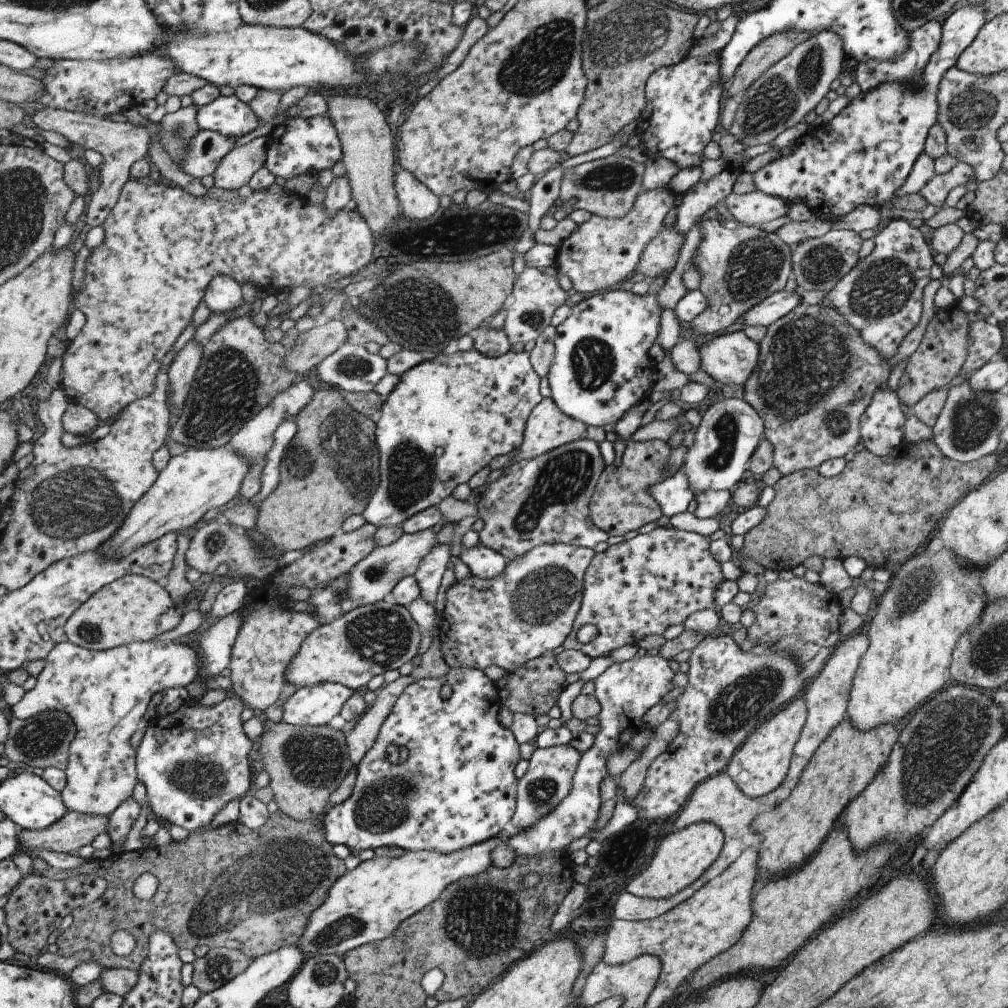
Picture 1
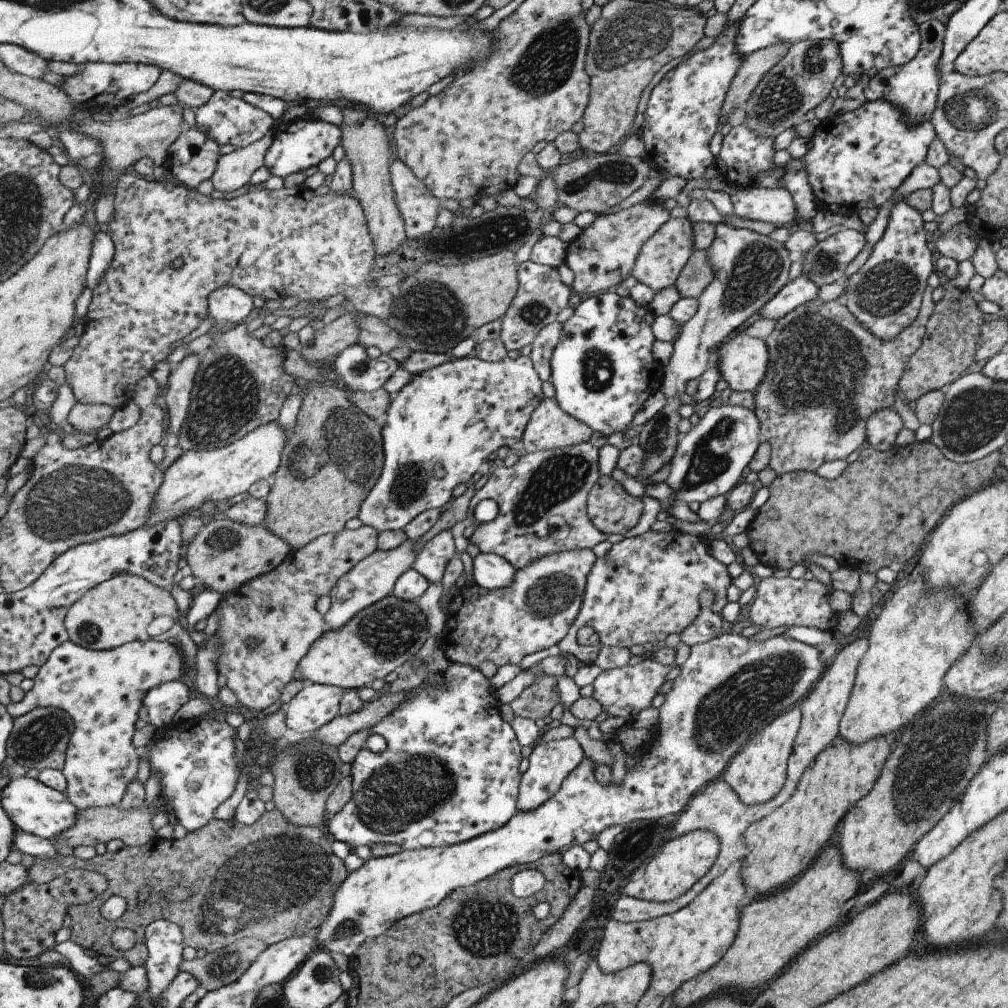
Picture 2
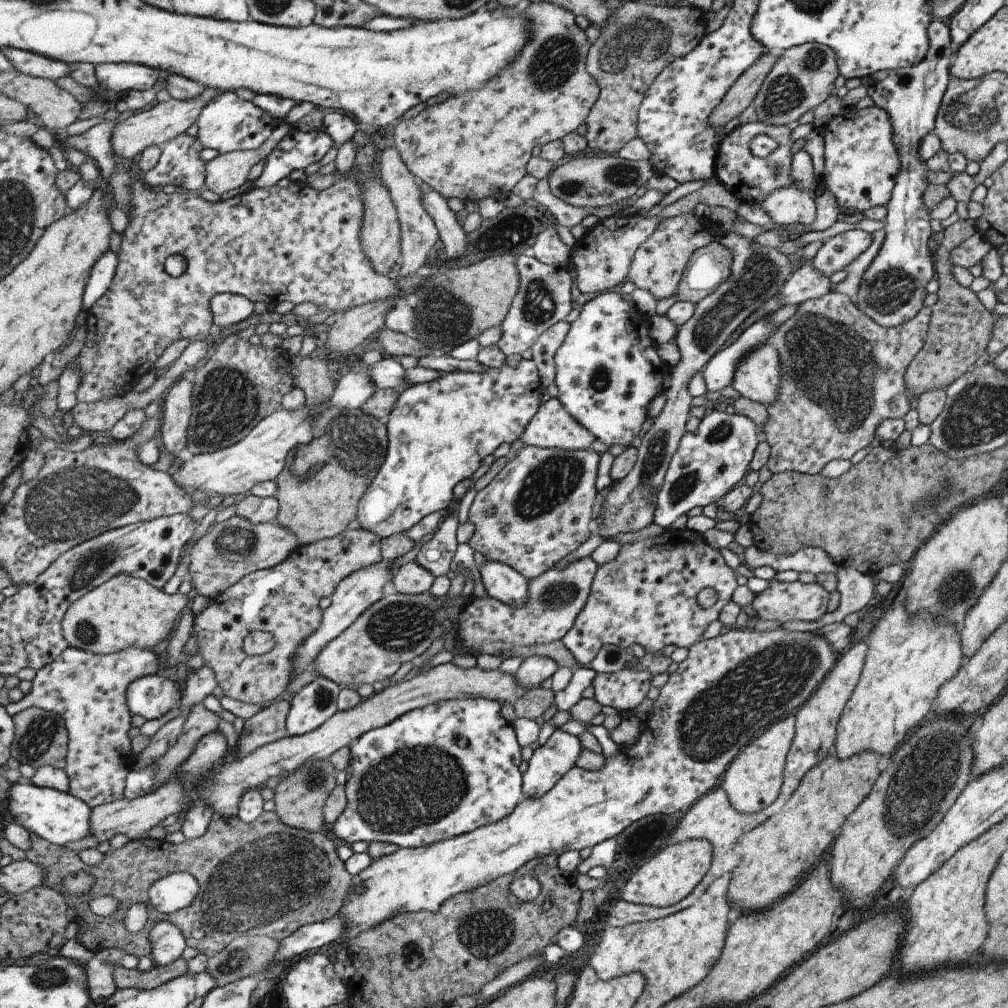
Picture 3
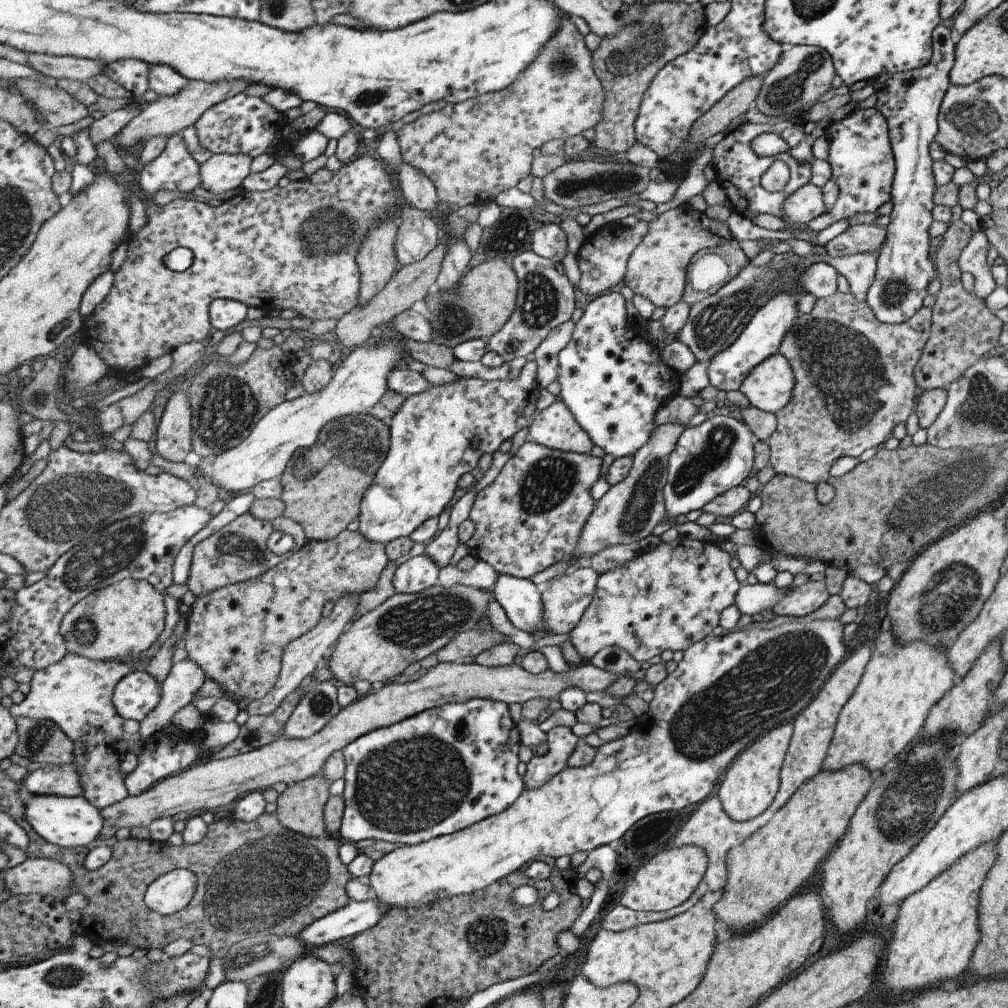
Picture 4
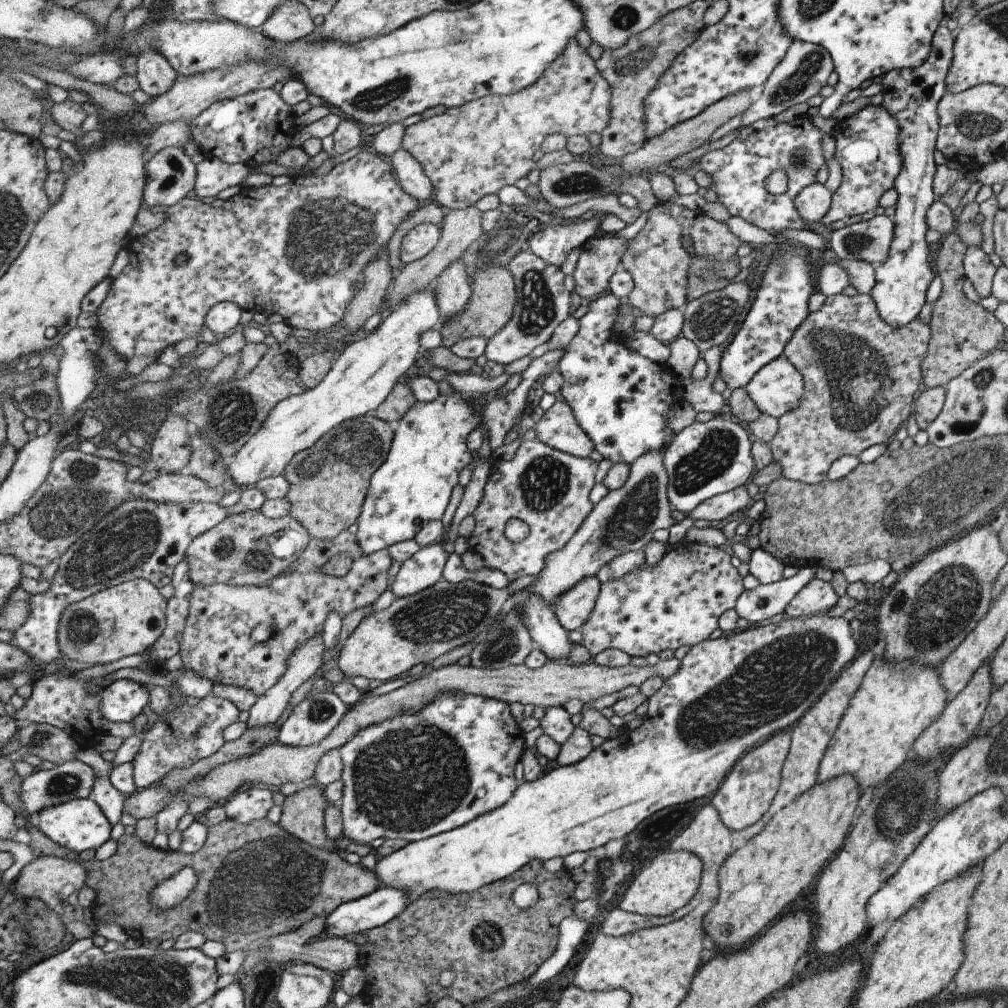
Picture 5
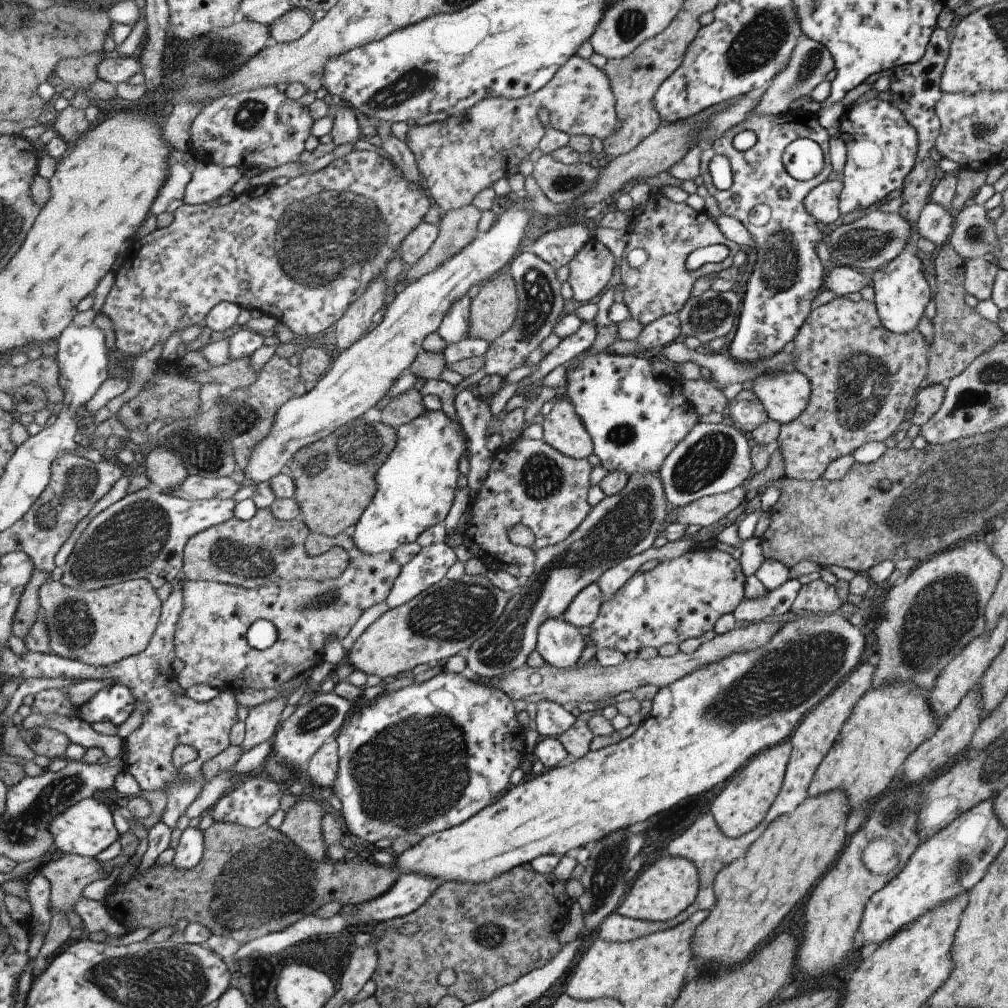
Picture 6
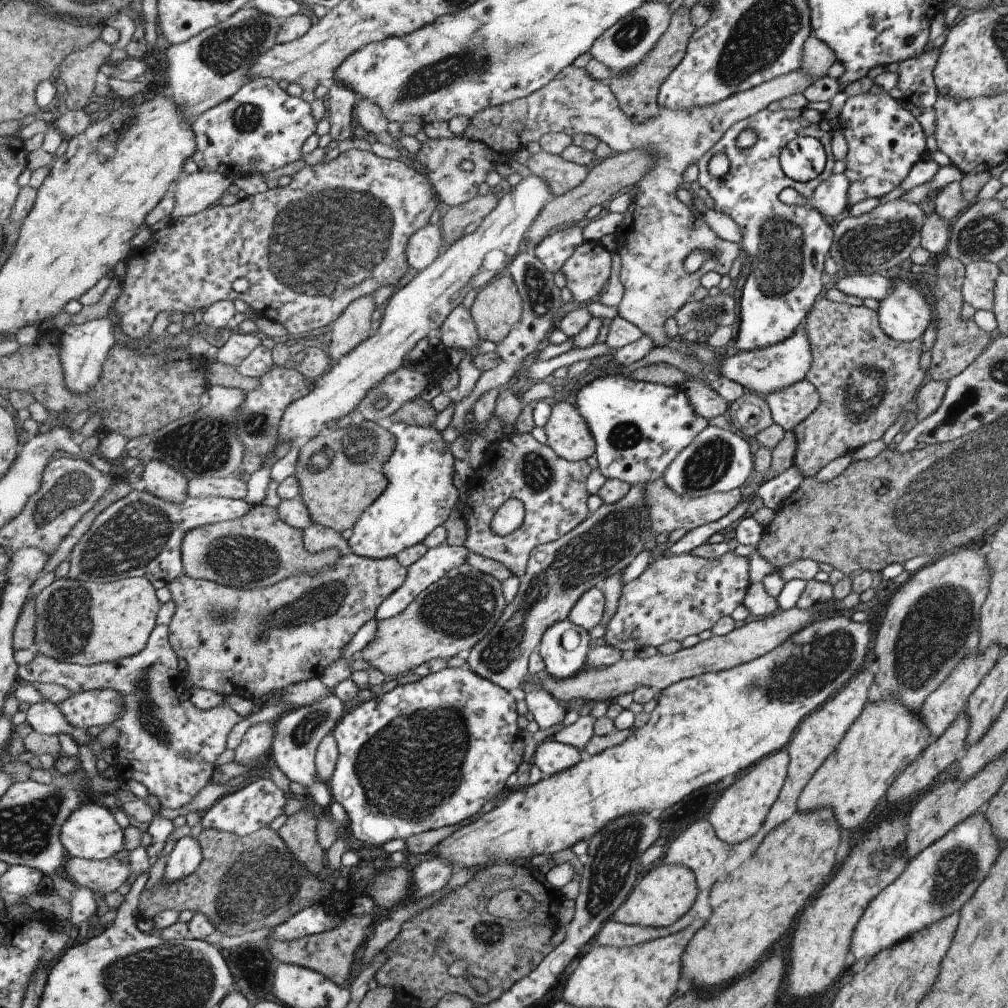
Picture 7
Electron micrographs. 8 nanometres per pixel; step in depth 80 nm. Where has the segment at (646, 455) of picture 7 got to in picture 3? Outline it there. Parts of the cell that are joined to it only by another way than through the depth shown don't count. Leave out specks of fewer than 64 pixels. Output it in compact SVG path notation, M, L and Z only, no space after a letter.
M607 291L584 302L575 320L568 323L564 341L553 355L555 398L595 439L608 447L613 444L631 447L644 421L648 402L655 395L661 397L662 378L668 370L667 364L657 356L655 344L649 336L649 317L637 313L619 294Z

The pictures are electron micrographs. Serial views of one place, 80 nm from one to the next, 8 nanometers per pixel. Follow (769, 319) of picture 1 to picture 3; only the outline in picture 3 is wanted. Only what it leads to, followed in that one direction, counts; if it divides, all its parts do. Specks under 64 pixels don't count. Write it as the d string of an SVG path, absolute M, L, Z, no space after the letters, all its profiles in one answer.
M809 263L792 272L778 293L779 304L798 305L809 299L816 299L830 292L832 284L826 276L817 272Z

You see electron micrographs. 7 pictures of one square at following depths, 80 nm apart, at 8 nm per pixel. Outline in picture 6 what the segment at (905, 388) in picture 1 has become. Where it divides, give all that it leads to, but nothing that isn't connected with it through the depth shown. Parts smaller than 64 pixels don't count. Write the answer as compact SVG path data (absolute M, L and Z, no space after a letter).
M945 241L933 262L935 276L935 314L932 318L933 335L928 348L926 379L930 385L946 384L963 372L974 358L1006 338L996 322L983 319L973 307L965 305L964 258Z

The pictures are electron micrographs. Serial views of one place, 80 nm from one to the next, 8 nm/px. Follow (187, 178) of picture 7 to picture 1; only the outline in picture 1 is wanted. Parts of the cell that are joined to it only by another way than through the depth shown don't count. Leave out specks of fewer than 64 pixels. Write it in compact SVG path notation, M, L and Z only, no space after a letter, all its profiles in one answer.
M268 136L253 138L235 147L213 174L215 186L223 190L238 190L251 182L251 178L266 166Z

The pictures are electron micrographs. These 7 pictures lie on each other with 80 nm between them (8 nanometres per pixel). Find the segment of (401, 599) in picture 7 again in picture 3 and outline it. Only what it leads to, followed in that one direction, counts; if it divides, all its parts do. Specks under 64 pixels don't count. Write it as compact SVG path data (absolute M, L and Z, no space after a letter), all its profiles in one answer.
M416 561L401 565L395 574L395 589L404 595L422 595L429 592L435 575Z

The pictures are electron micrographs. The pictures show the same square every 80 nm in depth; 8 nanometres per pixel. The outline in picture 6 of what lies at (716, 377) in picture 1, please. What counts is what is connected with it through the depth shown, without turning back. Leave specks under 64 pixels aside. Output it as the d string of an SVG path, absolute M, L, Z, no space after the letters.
M795 369L763 375L747 386L760 400L769 419L779 424L799 416L806 407L811 390L809 381Z

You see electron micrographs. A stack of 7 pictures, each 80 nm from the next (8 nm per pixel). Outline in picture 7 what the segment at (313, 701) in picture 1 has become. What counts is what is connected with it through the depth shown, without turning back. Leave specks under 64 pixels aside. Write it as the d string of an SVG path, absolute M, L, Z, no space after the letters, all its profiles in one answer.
M332 690L330 696L308 706L296 708L283 716L276 728L276 736L271 750L271 758L282 773L293 782L306 787L308 794L321 810L326 811L334 802L330 785L319 778L317 756L319 744L325 736L333 733L339 720L343 719L345 702Z

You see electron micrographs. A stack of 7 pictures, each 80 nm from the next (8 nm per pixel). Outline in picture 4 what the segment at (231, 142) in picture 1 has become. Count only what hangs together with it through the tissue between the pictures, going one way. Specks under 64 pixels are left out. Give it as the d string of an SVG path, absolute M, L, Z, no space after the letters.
M177 133L169 138L163 154L161 154L156 161L143 166L139 182L141 190L147 196L152 196L155 192L159 192L159 190L176 190L181 195L192 195L201 192L202 180L200 166L199 162L191 156L183 134Z

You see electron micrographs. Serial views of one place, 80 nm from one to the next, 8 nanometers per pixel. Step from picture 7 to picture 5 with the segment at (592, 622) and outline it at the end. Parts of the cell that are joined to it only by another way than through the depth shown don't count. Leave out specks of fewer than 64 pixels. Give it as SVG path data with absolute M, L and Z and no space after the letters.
M595 575L583 577L556 598L551 608L566 631L579 628L589 618L600 586Z

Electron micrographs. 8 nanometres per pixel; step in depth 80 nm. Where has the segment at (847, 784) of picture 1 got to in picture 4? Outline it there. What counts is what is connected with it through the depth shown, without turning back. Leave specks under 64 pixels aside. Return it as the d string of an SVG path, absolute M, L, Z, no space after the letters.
M851 763L833 772L821 770L811 780L805 780L763 828L727 852L729 876L719 902L713 906L715 914L725 918L733 932L745 932L747 926L775 912L779 904L811 878L823 856L843 836L849 818L872 782L871 773L861 763Z

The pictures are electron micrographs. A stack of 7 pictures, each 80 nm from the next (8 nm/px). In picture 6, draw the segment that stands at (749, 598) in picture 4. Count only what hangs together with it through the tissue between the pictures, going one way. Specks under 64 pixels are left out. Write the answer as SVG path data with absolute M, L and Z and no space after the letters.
M788 578L778 587L765 590L765 594L761 597L741 599L731 613L737 622L757 623L771 614L781 618L789 612L791 603L801 585L797 579Z

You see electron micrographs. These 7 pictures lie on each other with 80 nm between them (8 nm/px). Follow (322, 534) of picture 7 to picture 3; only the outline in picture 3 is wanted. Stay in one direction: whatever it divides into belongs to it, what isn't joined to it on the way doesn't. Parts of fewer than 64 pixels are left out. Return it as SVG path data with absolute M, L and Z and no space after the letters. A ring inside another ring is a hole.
M362 526L346 530L333 538L299 546L281 564L251 573L221 596L211 598L210 605L193 620L192 634L197 636L197 653L201 651L204 654L205 665L213 670L223 693L241 703L264 706L264 709L284 697L285 688L296 672L294 657L298 649L320 629L324 621L324 610L319 602L325 596L333 596L335 589L350 574L360 568L381 563L384 560L382 552L382 538L375 532ZM251 632L269 632L277 646L260 655L247 654L243 650L243 642Z

